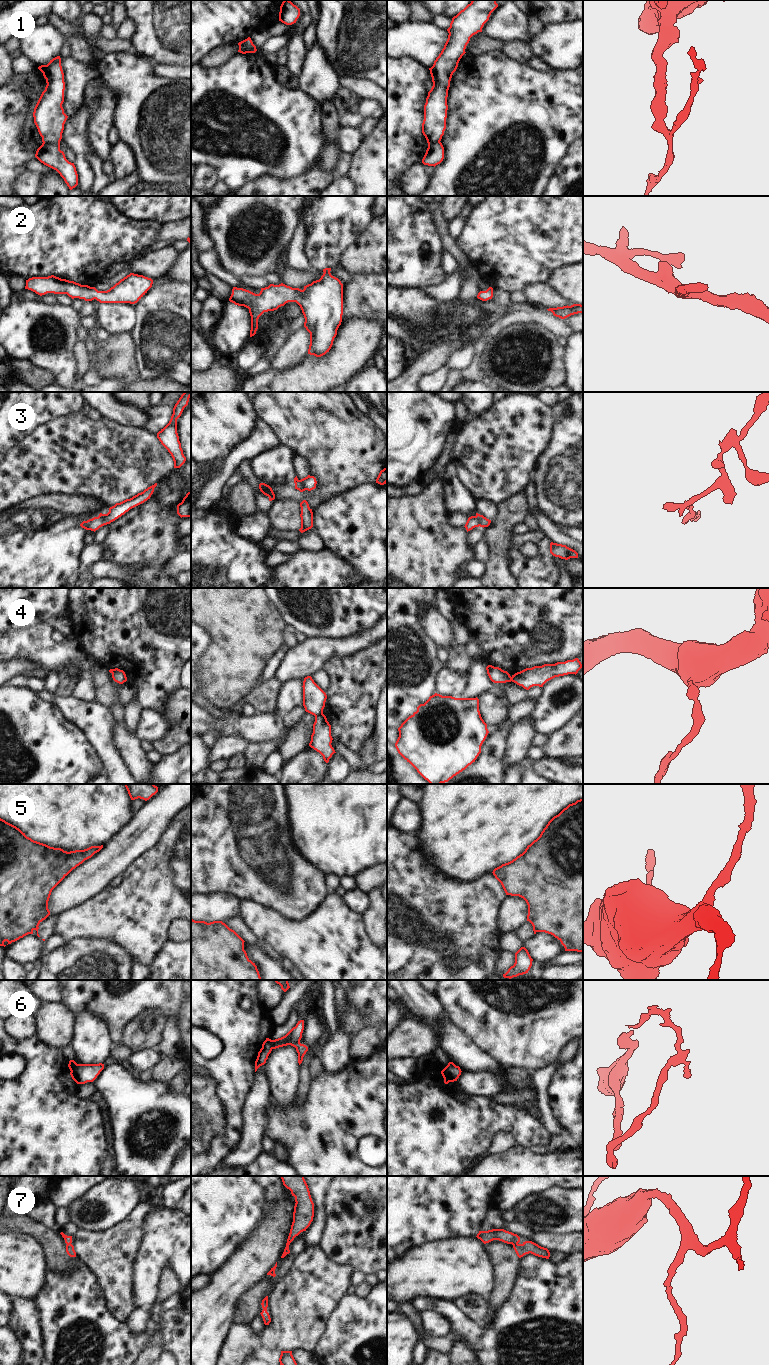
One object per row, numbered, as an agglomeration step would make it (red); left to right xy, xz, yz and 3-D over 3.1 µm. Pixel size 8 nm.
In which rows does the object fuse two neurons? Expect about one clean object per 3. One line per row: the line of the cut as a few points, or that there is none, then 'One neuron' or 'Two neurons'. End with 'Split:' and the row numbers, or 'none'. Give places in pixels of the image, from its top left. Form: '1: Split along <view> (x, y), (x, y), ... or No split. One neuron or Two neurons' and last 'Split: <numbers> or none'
1: Split along xy (43, 141), (59, 142). Two neurons
2: No split. One neuron
3: Split along xz (294, 482), (299, 481), (306, 489). Two neurons
4: Split along xz (322, 711), (315, 716). Two neurons
5: Split along xy (37, 925), (29, 933). Two neurons
6: Split along xz (270, 1040), (272, 1048). Two neurons
7: No split. One neuron
Split: 1, 3, 4, 5, 6.

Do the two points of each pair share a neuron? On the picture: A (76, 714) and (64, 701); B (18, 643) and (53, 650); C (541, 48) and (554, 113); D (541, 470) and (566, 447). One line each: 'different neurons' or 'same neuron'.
A: same neuron
B: same neuron
C: different neurons
D: same neuron

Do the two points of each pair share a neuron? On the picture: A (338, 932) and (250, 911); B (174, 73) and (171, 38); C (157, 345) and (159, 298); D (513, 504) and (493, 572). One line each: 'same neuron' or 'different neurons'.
A: same neuron
B: different neurons
C: same neuron
D: same neuron

